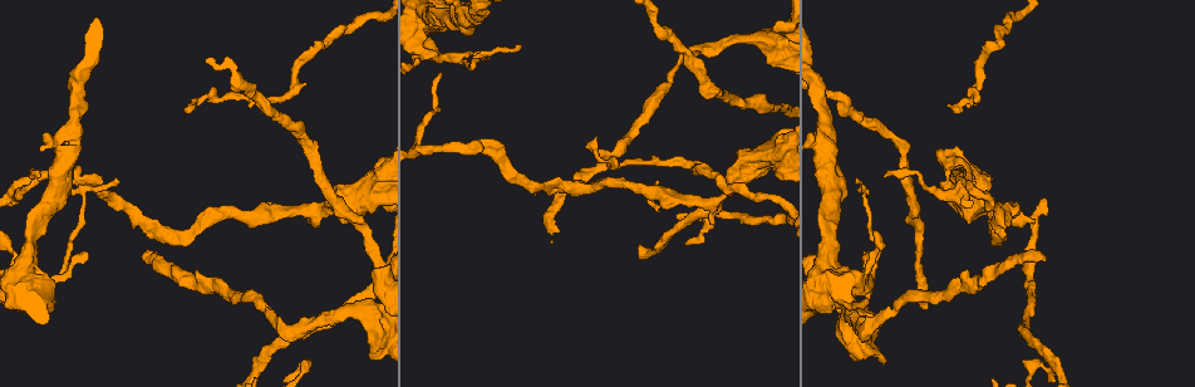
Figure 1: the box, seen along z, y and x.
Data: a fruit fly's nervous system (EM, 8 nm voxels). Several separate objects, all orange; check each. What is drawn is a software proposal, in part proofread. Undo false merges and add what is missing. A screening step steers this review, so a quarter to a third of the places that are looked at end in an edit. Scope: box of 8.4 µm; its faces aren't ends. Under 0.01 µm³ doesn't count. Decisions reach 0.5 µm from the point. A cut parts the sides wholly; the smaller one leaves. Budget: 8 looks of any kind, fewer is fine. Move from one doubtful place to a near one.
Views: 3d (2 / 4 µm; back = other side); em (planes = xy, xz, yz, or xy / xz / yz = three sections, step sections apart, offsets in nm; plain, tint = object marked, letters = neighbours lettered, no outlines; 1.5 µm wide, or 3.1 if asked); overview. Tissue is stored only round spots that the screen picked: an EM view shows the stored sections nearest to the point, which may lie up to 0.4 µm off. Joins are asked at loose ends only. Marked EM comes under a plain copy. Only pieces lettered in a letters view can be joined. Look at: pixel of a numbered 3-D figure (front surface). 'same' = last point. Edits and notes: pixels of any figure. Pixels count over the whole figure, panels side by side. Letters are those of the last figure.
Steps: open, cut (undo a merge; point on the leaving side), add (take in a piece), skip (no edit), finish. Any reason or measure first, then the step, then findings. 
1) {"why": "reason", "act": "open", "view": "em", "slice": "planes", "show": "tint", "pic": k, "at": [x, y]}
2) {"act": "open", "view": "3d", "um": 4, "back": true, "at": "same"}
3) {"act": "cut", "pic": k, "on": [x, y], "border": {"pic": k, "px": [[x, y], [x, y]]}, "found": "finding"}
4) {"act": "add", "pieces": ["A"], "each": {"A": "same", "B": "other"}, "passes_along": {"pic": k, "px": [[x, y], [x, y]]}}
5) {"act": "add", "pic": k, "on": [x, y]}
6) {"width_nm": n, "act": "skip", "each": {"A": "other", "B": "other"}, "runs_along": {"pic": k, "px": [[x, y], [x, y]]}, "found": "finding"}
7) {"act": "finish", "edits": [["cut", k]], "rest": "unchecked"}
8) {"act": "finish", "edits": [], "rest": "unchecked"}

{"why": "abrupt turn", "act": "open", "view": "3d", "um": 2, "pic": 1, "at": [422, 149]}

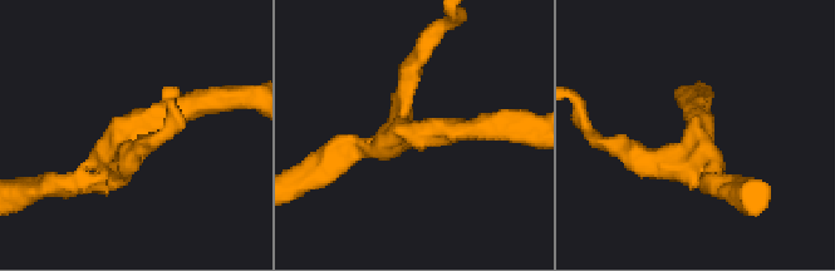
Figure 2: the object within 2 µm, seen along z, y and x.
{"act": "open", "view": "em", "slice": "xz", "step": 8, "show": "tint", "pic": 2, "at": [128, 134]}

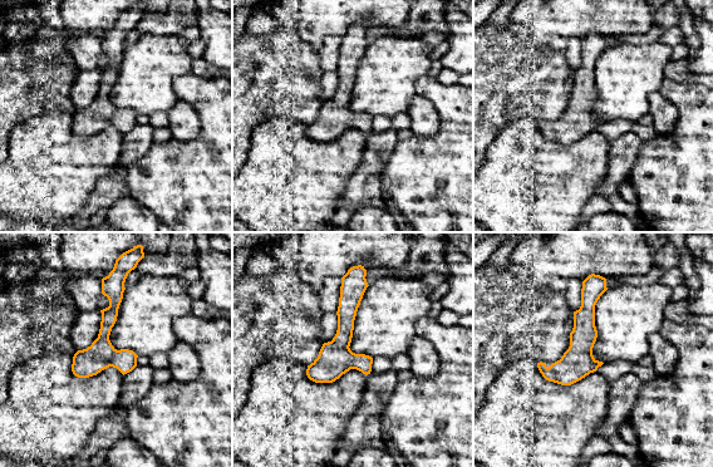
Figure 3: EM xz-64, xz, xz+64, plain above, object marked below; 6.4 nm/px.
{"act": "open", "view": "em", "slice": "planes", "show": "letters", "at": "same"}

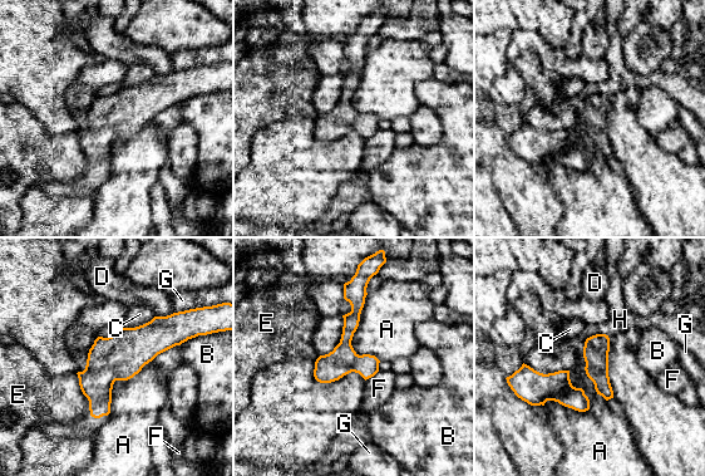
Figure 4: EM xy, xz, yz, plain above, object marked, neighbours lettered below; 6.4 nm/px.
{"act": "skip", "each": {"A": "other", "B": "other", "C": "other", "D": "other", "E": "other", "F": "other", "G": "other", "H": "other"}, "runs_along": {"pic": 4, "px": [[183, 332], [141, 344], [93, 412]]}, "found": "continuous, no second neuron"}

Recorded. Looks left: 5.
{"why": "branch stops here", "act": "open", "view": "em", "slice": "planes", "show": "tint", "pic": 1, "at": [1043, 261]}

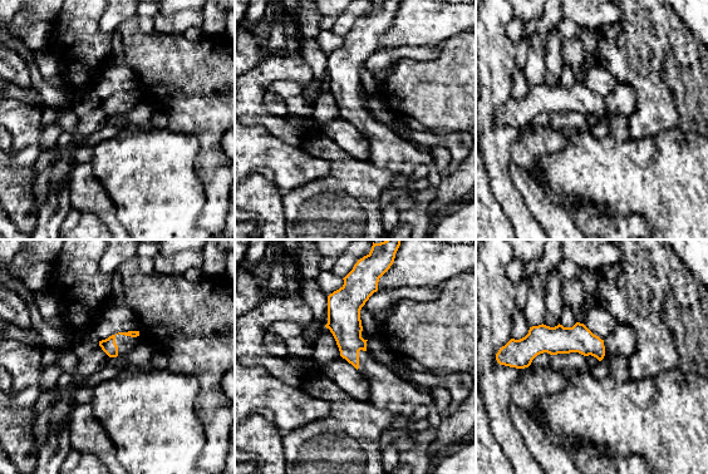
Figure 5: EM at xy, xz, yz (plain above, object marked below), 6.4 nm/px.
{"why": "what lies round it", "act": "open", "view": "em", "slice": "planes", "show": "letters", "at": "same"}

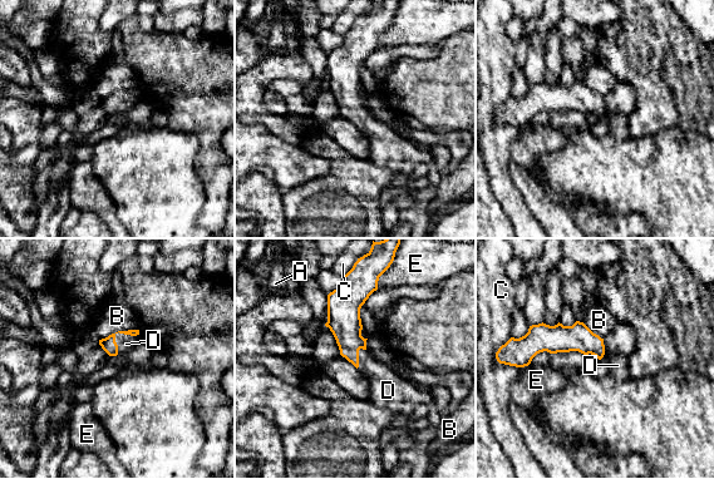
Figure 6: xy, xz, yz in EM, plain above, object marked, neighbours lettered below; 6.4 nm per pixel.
{"act": "add", "pieces": ["D"], "each": {"A": "other", "B": "other", "C": "other", "D": "same", "E": "other"}, "passes_along": {"pic": 6, "px": [[108, 344], [118, 331], [126, 342]]}, "found": "the neuron continues"}

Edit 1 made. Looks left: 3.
{"act": "open", "view": "overview"}

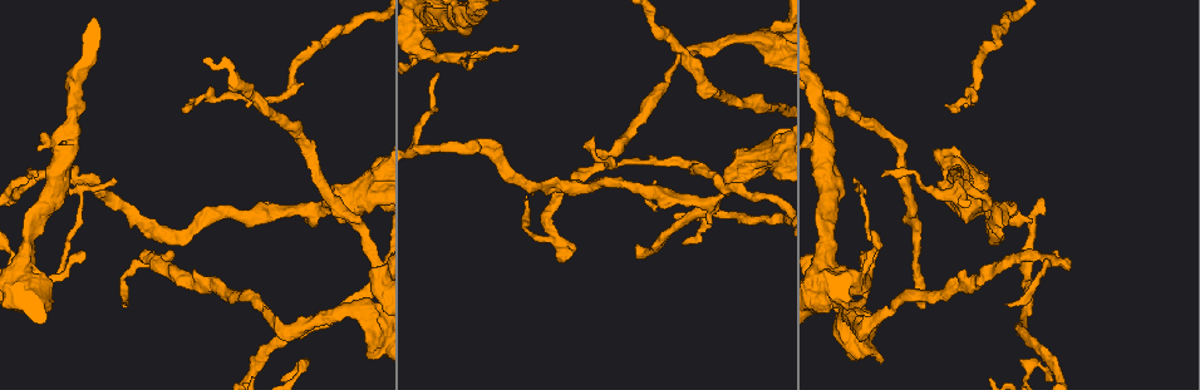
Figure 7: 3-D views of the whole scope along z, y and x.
{"why": "tapers out", "act": "open", "view": "em", "slice": "planes", "show": "letters", "pic": 7, "at": [115, 179]}

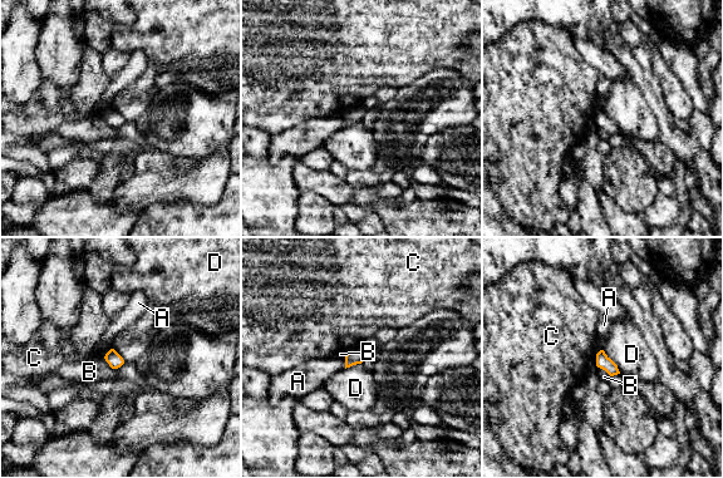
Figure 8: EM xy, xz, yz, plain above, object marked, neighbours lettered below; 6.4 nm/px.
{"act": "skip", "each": {"A": "other", "B": "other", "C": "other", "D": "other"}, "border": {"pic": 8, "px": [[603, 350], [620, 373]]}, "found": "no lettered piece goes on from it"}

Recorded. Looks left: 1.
{"act": "finish", "edits": [["add", 6]], "rest": "unchecked"}

